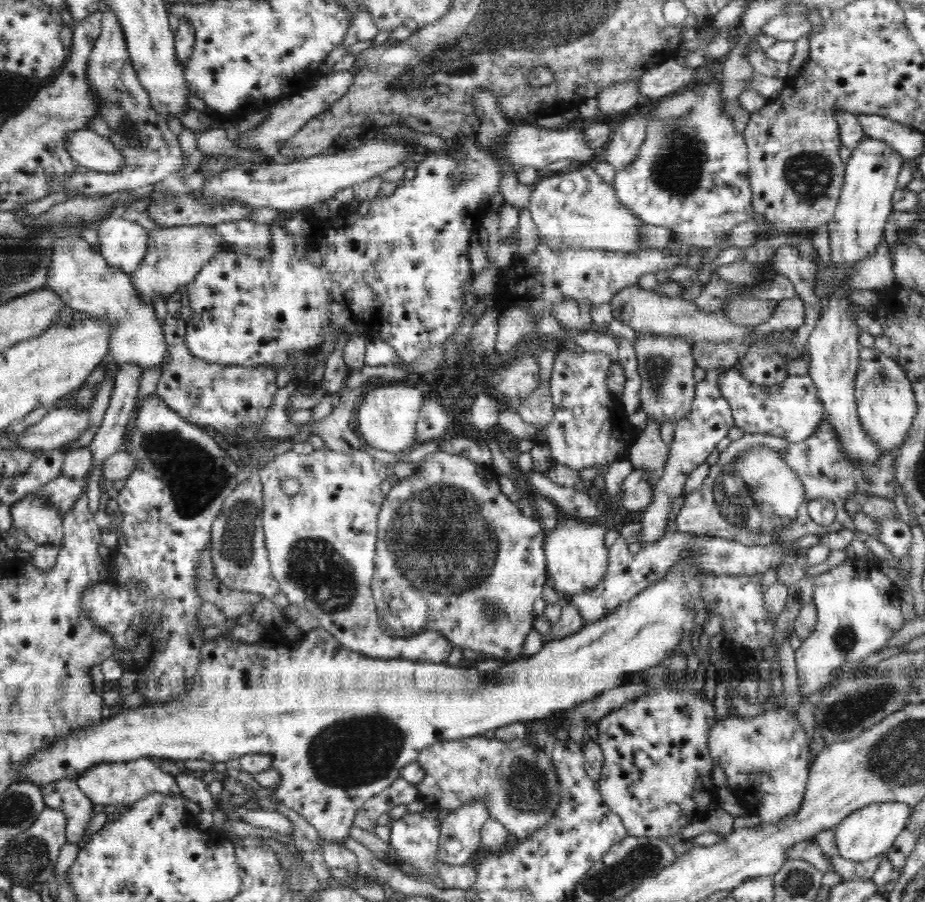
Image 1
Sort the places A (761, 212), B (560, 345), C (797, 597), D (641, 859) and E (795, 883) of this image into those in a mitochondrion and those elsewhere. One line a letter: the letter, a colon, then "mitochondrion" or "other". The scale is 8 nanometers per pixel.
A: other
B: other
C: other
D: mitochondrion
E: mitochondrion

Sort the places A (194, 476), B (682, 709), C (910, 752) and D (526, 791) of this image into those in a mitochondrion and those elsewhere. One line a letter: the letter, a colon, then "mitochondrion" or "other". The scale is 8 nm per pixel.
A: mitochondrion
B: other
C: mitochondrion
D: mitochondrion

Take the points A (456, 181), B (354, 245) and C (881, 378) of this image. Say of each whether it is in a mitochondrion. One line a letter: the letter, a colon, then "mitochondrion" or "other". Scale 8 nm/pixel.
A: mitochondrion
B: other
C: mitochondrion

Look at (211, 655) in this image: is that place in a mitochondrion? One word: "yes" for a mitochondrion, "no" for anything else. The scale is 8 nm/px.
no

